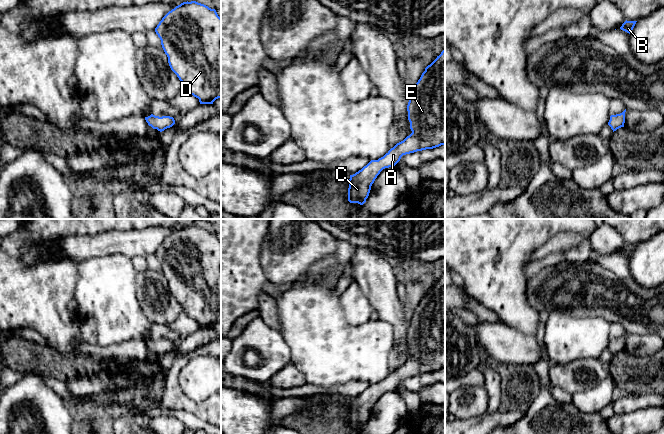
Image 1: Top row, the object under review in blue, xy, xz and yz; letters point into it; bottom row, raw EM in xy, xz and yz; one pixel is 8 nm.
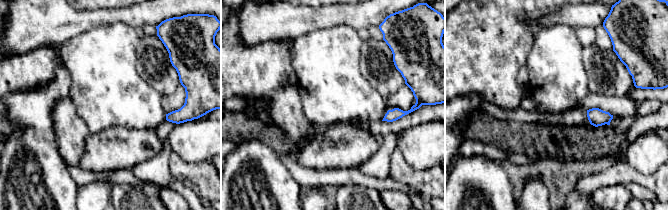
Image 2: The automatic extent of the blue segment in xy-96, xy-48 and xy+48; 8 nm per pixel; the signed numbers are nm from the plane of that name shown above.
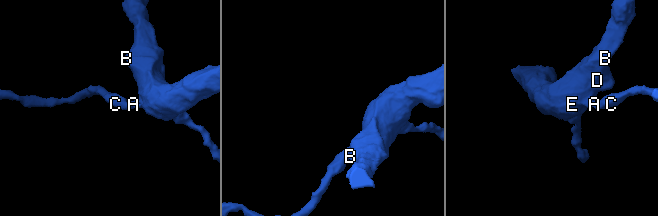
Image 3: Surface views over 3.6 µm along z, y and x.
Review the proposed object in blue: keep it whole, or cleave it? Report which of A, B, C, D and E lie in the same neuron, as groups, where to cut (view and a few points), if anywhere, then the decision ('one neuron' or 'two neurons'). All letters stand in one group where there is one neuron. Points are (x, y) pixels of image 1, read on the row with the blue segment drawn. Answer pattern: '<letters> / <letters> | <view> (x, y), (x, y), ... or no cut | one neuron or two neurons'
A B C D E | no cut | one neuron

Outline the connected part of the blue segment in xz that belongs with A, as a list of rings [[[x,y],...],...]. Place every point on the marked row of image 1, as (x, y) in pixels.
[[[445,49],[425,68],[420,79],[413,87],[407,111],[412,133],[403,141],[397,143],[383,157],[378,160],[371,160],[361,170],[350,175],[348,188],[348,201],[350,203],[363,205],[380,172],[385,168],[395,166],[403,155],[445,145]]]

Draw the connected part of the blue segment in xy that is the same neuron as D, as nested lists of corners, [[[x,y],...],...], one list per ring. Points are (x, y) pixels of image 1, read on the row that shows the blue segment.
[[[196,1],[183,2],[162,18],[155,32],[161,40],[170,68],[183,88],[198,98],[200,104],[213,104],[216,99],[221,98],[221,18],[216,10]]]

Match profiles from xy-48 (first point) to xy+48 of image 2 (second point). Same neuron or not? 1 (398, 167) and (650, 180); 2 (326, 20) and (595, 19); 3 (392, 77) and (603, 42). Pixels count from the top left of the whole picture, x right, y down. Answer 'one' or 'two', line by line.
1: one
2: one
3: two

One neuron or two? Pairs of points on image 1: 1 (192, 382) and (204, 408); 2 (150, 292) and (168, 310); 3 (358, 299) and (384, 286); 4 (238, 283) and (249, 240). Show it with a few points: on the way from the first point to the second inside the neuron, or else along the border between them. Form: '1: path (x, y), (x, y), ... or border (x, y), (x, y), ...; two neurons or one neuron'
1: border (180, 387), (196, 401), (210, 396); two neurons
2: path (154, 296), (164, 306); one neuron
3: border (354, 280), (375, 310); two neurons
4: path (238, 272), (238, 251); one neuron

